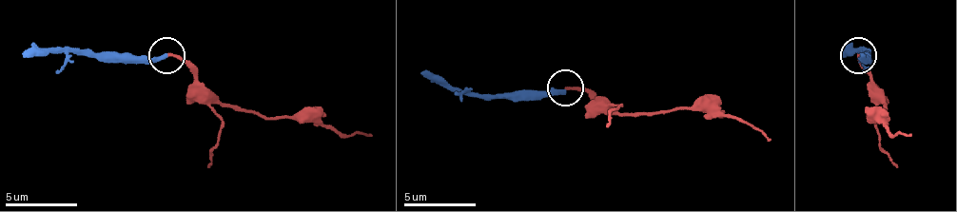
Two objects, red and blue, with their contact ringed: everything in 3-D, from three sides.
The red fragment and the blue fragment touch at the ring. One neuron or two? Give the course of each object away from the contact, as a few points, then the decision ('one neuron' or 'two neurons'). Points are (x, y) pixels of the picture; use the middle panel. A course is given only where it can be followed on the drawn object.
course red (566, 86), (580, 86), (623, 111), (716, 107), (770, 140); course blue (566, 90), (473, 93), (419, 72); two neurons

